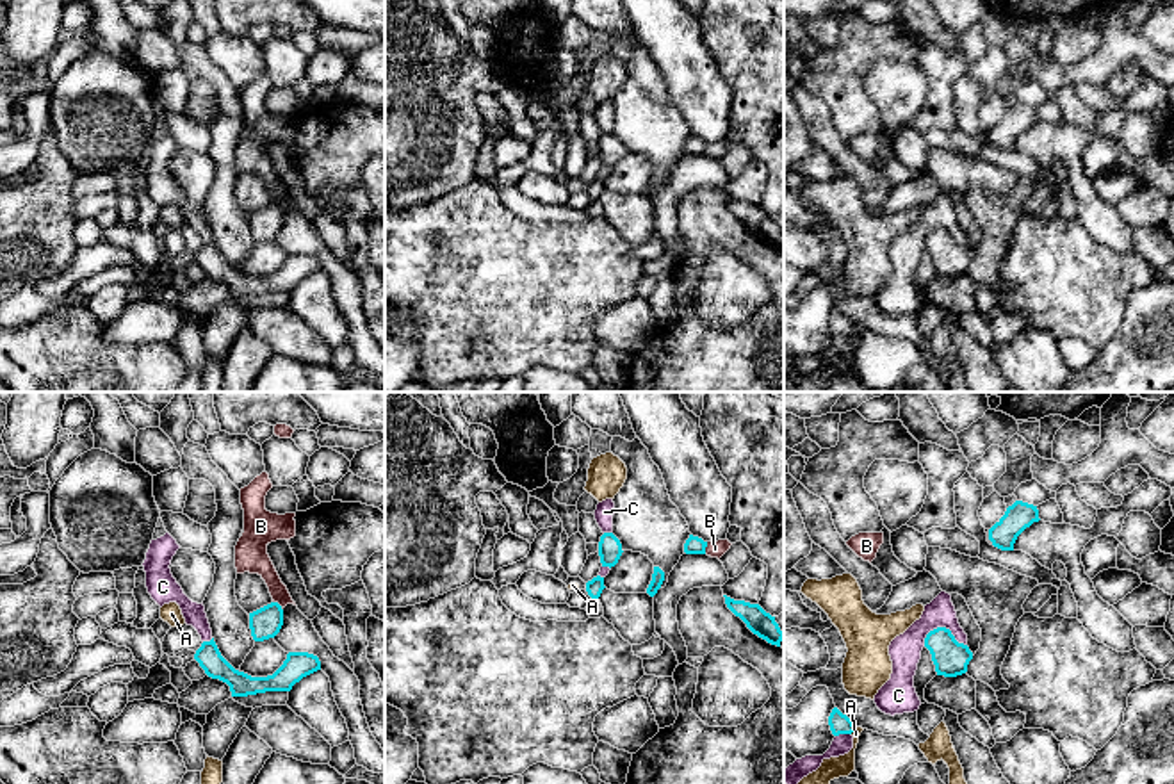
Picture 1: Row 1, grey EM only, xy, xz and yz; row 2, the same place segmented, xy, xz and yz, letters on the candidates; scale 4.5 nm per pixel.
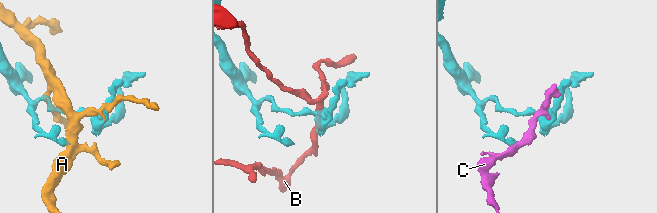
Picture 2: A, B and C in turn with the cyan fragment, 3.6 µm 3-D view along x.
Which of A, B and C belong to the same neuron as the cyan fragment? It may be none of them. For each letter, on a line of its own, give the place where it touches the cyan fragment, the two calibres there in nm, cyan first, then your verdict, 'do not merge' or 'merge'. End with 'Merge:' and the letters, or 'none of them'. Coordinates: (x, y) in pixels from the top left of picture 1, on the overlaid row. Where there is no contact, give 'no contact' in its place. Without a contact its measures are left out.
A: contact yz (852, 731); calibres 100 and 100 nm; do not merge
B: contact xz (706, 546); calibres 80 and 80 nm; do not merge
C: contact yz (945, 628); calibres 160 and 140 nm; do not merge
Merge: none of them

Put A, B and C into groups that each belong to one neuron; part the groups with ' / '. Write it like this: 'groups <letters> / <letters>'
groups A / B / C

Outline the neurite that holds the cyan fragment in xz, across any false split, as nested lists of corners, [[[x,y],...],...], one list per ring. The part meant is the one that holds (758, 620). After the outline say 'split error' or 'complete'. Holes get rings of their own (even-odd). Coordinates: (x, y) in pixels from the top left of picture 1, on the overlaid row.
[[[727,595],[723,597],[725,597],[727,608],[736,617],[739,617],[754,634],[757,634],[759,638],[766,640],[771,645],[780,647],[780,641],[784,640],[784,633],[775,622],[775,617],[766,613],[759,604],[734,600]]]; complete

